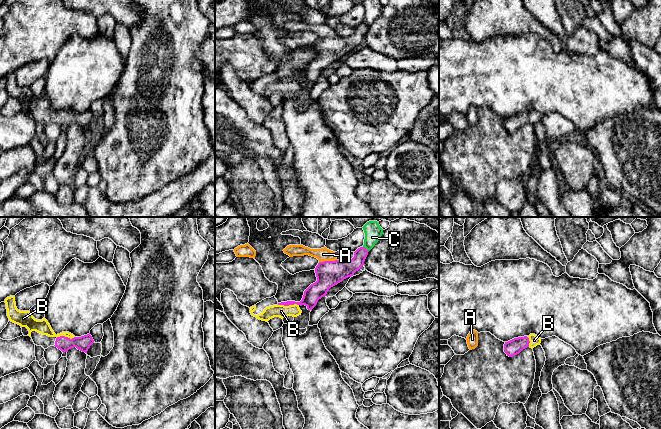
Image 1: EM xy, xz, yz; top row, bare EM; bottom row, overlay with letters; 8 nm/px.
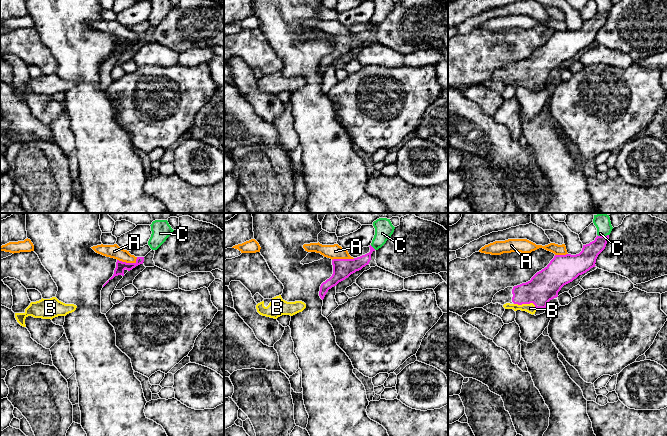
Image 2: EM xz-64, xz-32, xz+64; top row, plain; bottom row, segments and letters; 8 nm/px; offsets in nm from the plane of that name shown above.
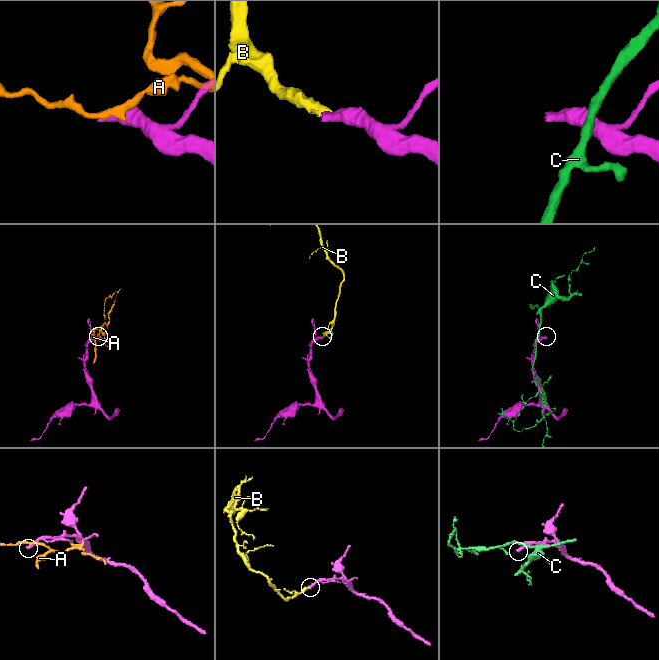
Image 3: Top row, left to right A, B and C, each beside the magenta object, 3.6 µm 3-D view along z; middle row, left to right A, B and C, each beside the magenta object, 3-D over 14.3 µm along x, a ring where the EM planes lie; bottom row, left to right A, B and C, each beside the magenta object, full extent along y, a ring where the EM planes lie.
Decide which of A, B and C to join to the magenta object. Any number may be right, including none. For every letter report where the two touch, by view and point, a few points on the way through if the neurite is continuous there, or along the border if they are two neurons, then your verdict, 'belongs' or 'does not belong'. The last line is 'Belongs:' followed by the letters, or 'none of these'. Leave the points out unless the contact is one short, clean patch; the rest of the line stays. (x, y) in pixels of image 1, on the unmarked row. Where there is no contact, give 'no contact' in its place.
A: xz (327, 37) | along xz (336, 35), (319, 38) | does not belong
B: xz (288, 81) | across xz (315, 67), (305, 77), (288, 81), (281, 87) | belongs
C: xz (366, 25) | along xz (363, 22), (368, 27) | does not belong
Belongs: B

